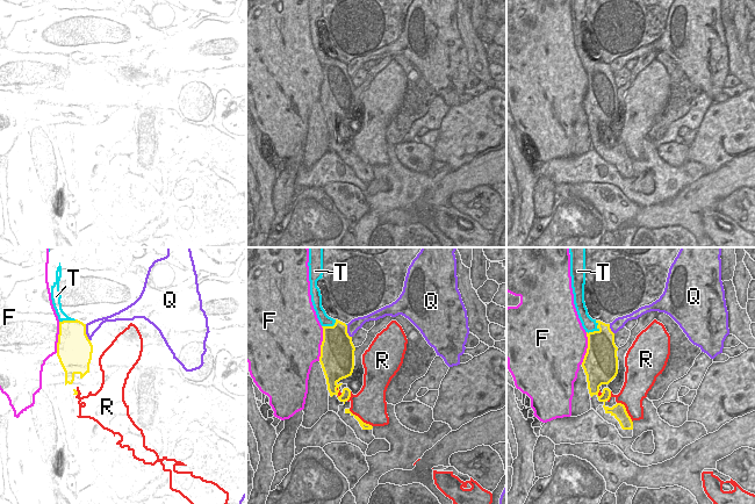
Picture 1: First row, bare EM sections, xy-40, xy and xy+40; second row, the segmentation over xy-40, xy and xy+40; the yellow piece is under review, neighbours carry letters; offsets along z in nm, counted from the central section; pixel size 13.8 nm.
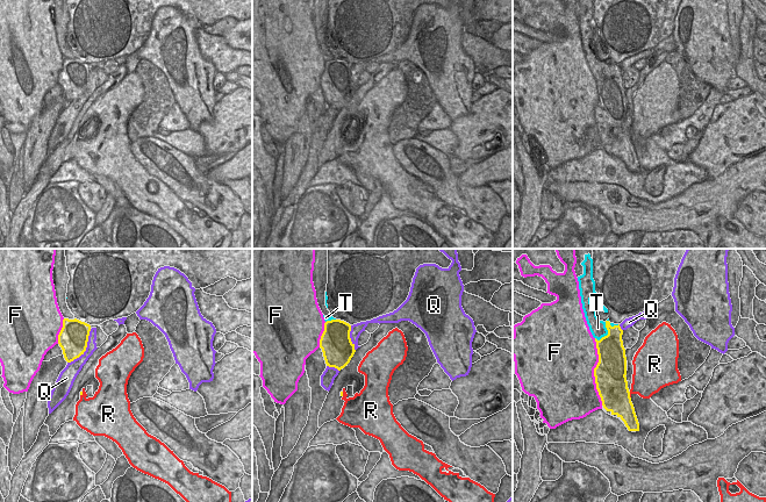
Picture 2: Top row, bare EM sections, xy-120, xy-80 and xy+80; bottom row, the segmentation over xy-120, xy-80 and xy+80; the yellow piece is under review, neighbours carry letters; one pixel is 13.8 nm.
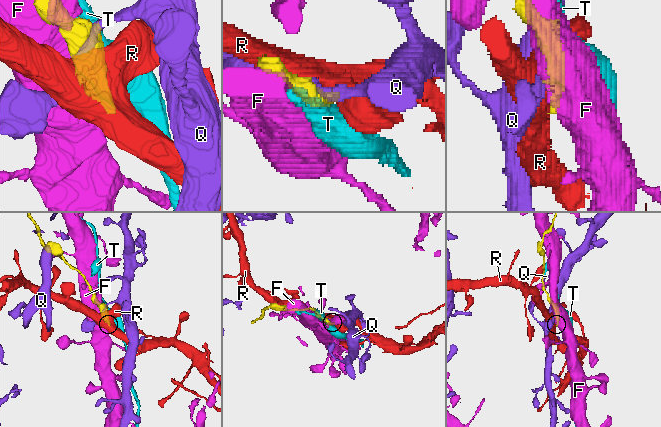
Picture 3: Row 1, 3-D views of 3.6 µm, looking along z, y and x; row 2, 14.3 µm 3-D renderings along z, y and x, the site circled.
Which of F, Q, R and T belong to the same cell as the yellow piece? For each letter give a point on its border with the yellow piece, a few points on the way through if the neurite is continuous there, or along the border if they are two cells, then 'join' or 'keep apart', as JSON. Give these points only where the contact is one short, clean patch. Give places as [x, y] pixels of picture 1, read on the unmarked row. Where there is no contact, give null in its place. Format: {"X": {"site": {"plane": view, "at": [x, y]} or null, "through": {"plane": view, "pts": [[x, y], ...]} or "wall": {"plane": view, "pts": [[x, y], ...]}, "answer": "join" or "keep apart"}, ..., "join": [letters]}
{"F": {"site": {"plane": "xy", "at": [322, 84]}, "answer": "keep apart"}, "Q": {"site": {"plane": "xy-40", "at": [85, 72]}, "answer": "keep apart"}, "R": {"site": {"plane": "xy", "at": [359, 158]}, "answer": "keep apart"}, "T": {"site": {"plane": "xy+40", "at": [596, 71]}, "answer": "keep apart"}, "join": []}

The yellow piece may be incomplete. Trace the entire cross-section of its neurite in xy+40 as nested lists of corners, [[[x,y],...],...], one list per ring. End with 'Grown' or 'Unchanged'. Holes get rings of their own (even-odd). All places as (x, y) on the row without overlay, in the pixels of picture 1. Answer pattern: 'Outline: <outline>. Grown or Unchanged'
Outline: [[[596,60],[597,71],[587,72],[588,88],[584,95],[582,107],[587,115],[589,134],[596,135],[603,145],[597,147],[597,153],[609,164],[618,170],[623,178],[633,177],[633,161],[628,156],[626,147],[616,142],[611,136],[611,130],[604,128],[599,136],[599,127],[612,122],[619,109],[618,87],[614,84],[614,73],[610,64]]]. Grown

